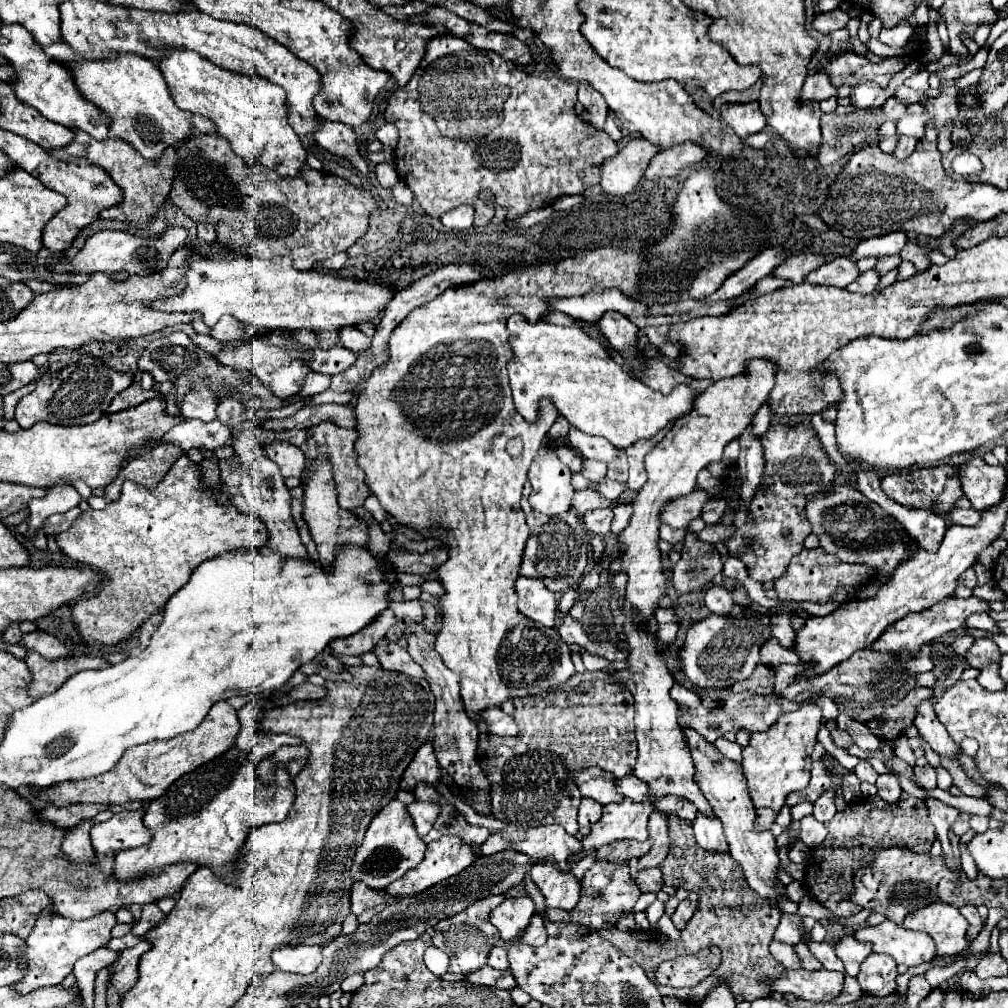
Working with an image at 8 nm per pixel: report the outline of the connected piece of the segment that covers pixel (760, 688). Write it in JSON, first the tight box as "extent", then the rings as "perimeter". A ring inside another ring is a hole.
{"extent":[732,664,774,694],"perimeter":[[[758,664],[750,678],[736,682],[732,686],[732,692],[756,692],[756,694],[770,694],[774,690],[774,670],[770,666]]]}

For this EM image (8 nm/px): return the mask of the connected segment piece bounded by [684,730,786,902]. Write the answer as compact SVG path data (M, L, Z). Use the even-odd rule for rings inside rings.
M684 730L690 752L698 770L698 784L706 800L710 802L714 814L722 820L726 840L730 844L730 856L742 866L744 878L752 890L756 890L762 898L770 898L772 902L778 900L778 896L786 896L786 886L778 880L778 868L780 868L780 858L778 858L778 846L774 840L774 834L770 830L756 830L756 810L752 804L752 798L748 794L746 778L740 772L740 768L724 758L714 744L702 740L694 730ZM718 762L718 764L716 764Z

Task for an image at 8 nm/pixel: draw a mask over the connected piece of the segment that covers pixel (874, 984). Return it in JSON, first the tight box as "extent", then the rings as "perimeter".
{"extent":[858,954,896,996],"perimeter":[[[870,954],[864,964],[862,970],[858,974],[858,984],[866,994],[872,996],[888,996],[892,992],[896,992],[896,962],[894,958],[886,956],[886,954]]]}

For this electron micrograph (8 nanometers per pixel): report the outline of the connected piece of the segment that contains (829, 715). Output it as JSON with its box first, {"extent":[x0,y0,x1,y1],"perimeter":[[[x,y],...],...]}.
{"extent":[812,696,838,722],"perimeter":[[[822,696],[822,698],[812,700],[812,702],[824,706],[824,708],[822,708],[822,712],[824,712],[824,722],[830,722],[830,720],[836,720],[836,718],[838,718],[838,708],[836,708],[836,704],[834,704],[830,698]]]}

